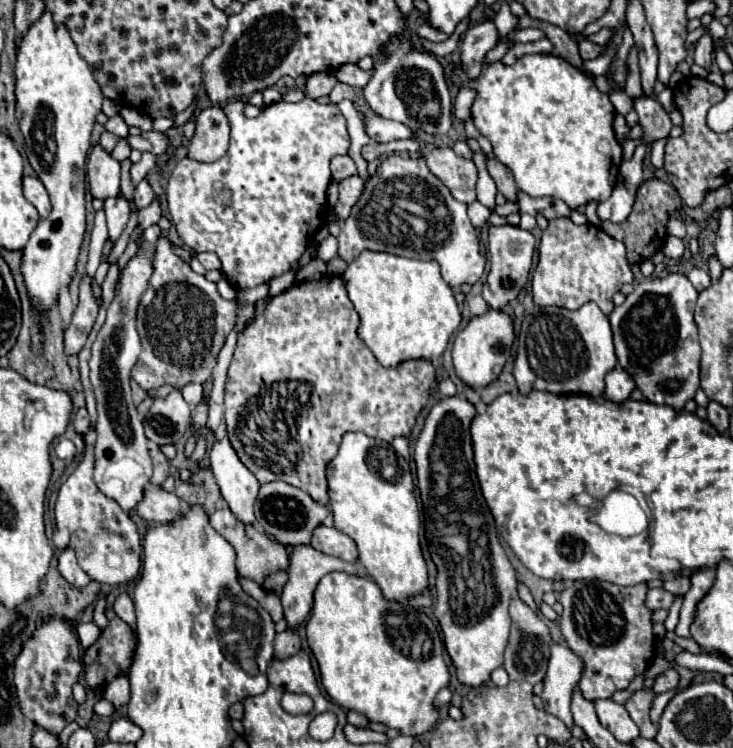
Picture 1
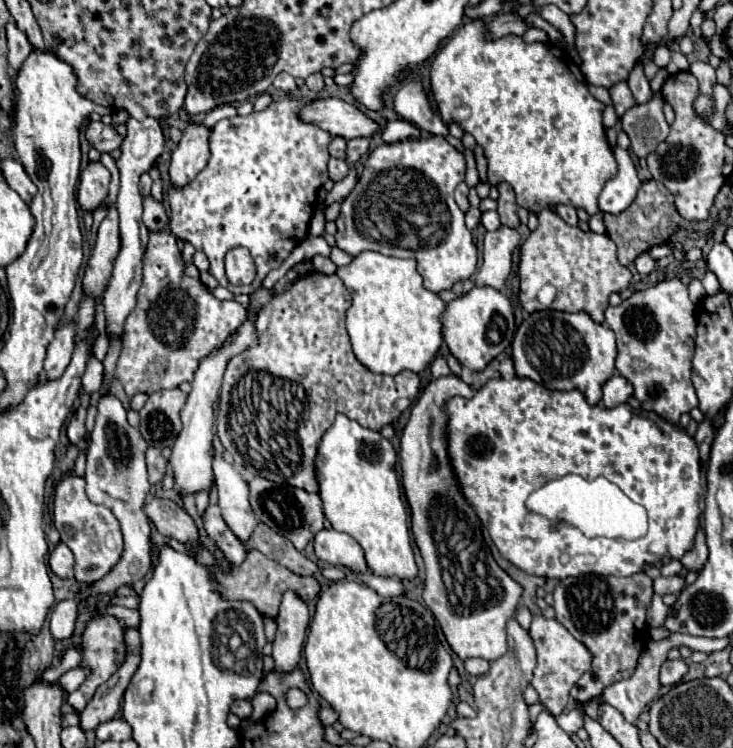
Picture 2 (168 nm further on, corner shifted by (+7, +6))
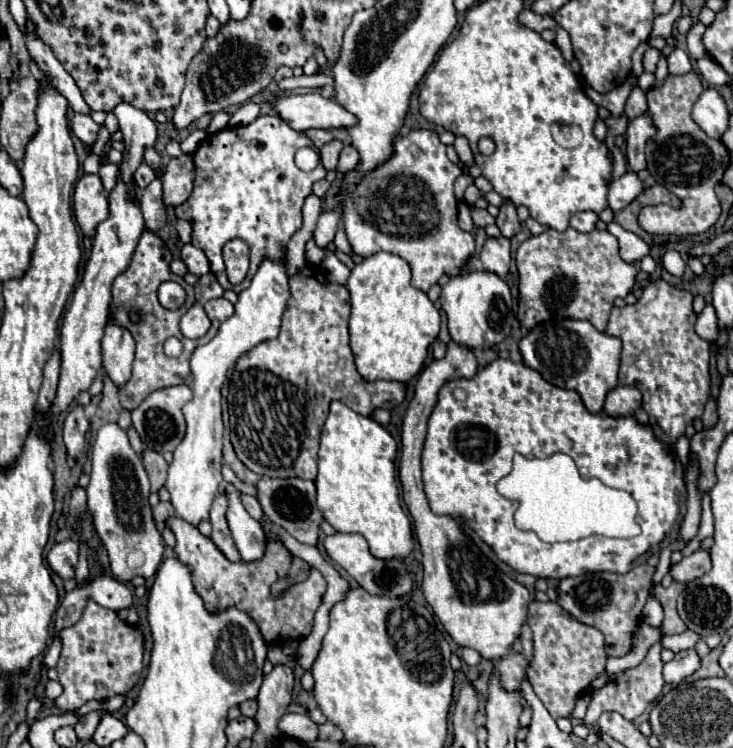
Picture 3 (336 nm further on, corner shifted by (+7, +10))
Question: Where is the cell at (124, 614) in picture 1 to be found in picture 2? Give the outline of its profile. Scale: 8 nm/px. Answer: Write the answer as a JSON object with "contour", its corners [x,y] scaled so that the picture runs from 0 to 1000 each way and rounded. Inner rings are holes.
{"contour":[[[171,841],[171,854],[173,854],[173,881],[154,900],[154,905],[132,921],[130,932],[111,951],[108,972],[113,977],[132,975],[138,967],[154,961],[157,953],[165,948],[168,926],[171,926],[176,908],[181,905],[181,900],[187,897],[187,889],[190,889],[190,844],[187,841]]]}

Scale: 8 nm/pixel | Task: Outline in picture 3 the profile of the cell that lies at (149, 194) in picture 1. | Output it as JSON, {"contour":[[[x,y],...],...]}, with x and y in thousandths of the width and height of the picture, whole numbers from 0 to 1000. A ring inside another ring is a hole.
{"contour":[[[192,218],[190,221],[190,226],[184,229],[184,245],[187,245],[187,253],[190,253],[190,258],[206,245],[211,239],[211,231],[209,231],[209,226],[201,221],[201,218]]]}

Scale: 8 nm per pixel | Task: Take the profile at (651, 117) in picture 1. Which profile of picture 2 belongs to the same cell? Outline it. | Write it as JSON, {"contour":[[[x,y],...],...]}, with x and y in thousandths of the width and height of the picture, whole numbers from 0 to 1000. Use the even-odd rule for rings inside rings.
{"contour":[[[894,124],[885,138],[861,143],[850,154],[847,167],[861,186],[861,202],[869,210],[883,210],[913,180],[913,167],[905,156],[902,127]]]}

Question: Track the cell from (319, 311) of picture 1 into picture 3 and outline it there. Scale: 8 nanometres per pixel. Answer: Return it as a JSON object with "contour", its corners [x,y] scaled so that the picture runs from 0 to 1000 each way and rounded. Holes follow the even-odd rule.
{"contour":[[[413,360],[394,373],[394,402],[386,418],[386,432],[378,456],[359,456],[340,472],[323,480],[321,496],[312,515],[312,571],[315,592],[326,616],[351,635],[362,638],[432,638],[432,600],[441,566],[449,552],[452,536],[465,536],[476,547],[509,557],[512,547],[536,549],[553,533],[553,512],[547,509],[498,509],[484,485],[482,469],[476,464],[476,416],[479,400],[476,386],[462,378],[446,376],[438,362]]]}

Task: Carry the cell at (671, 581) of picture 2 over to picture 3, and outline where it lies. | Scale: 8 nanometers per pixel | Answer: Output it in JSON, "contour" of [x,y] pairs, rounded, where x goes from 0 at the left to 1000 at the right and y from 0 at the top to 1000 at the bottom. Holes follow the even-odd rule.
{"contour":[[[948,737],[940,745],[932,745],[924,755],[915,758],[913,769],[918,771],[918,777],[926,779],[940,779],[956,769],[962,769],[970,761],[967,753],[967,737]]]}

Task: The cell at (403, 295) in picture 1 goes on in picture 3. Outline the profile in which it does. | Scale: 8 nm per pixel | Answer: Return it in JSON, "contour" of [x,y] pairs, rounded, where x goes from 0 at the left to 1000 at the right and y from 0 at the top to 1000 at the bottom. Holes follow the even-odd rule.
{"contour":[[[512,338],[498,344],[492,352],[484,352],[479,368],[473,373],[473,384],[479,392],[479,429],[476,429],[476,448],[479,448],[479,467],[484,472],[487,496],[501,509],[528,507],[528,509],[558,509],[563,507],[580,485],[585,461],[596,453],[602,421],[593,405],[583,397],[583,392],[566,386],[561,381],[561,357],[553,346],[536,338]]]}

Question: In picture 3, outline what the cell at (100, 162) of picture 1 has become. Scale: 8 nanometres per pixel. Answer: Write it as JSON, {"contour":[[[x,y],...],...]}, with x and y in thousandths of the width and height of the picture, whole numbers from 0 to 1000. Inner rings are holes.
{"contour":[[[113,234],[100,258],[102,293],[116,314],[127,314],[130,303],[149,290],[146,255],[141,253],[135,234]]]}

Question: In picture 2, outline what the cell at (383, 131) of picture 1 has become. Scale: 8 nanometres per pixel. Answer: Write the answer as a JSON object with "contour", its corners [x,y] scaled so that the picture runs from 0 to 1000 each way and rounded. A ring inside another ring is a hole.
{"contour":[[[430,132],[408,146],[405,154],[411,162],[422,162],[452,180],[462,180],[471,186],[482,183],[506,183],[517,175],[514,164],[509,164],[501,154],[495,154],[484,140],[471,138],[465,132]]]}

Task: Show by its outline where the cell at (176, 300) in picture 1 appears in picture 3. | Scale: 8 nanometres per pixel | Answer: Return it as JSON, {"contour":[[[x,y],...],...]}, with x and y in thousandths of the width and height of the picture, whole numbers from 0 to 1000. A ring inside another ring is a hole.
{"contour":[[[198,306],[198,309],[192,311],[192,320],[190,320],[190,325],[187,325],[187,333],[184,333],[184,338],[181,338],[181,346],[179,346],[176,357],[173,357],[173,360],[157,373],[157,378],[154,378],[154,402],[151,402],[149,418],[151,418],[151,424],[154,424],[162,434],[173,437],[173,440],[181,445],[184,456],[187,456],[187,472],[184,472],[179,504],[176,504],[176,509],[173,509],[171,515],[165,515],[165,520],[162,520],[165,541],[168,541],[171,547],[176,547],[176,549],[184,547],[187,541],[192,541],[192,536],[195,536],[206,523],[222,520],[222,517],[233,517],[233,515],[247,515],[247,512],[255,507],[255,501],[258,501],[258,477],[261,477],[263,467],[271,464],[271,461],[277,461],[277,459],[282,459],[282,456],[288,456],[288,451],[296,445],[299,434],[302,434],[307,426],[312,426],[312,424],[318,421],[318,405],[312,405],[312,402],[304,400],[304,397],[302,397],[302,400],[288,400],[288,402],[280,408],[280,418],[282,418],[282,424],[288,426],[288,440],[280,445],[280,451],[266,453],[266,456],[250,451],[250,445],[247,445],[247,440],[244,440],[244,426],[247,426],[247,424],[252,421],[252,416],[263,408],[266,392],[263,392],[263,384],[261,384],[258,378],[252,378],[250,370],[241,370],[241,368],[233,365],[233,360],[231,360],[233,346],[236,346],[236,341],[233,341],[231,330],[228,330],[228,325],[225,325],[220,317],[214,317],[209,309],[201,309],[201,306]],[[225,376],[239,376],[239,378],[244,378],[244,381],[252,386],[255,402],[252,402],[250,410],[231,416],[231,413],[225,413],[225,410],[217,405],[217,400],[214,400],[214,386],[217,386],[217,381],[225,378]],[[179,418],[187,418],[187,421],[190,421],[187,432],[176,429],[176,421],[179,421]],[[228,451],[241,451],[241,453],[247,453],[247,459],[250,459],[250,472],[247,472],[241,480],[233,480],[233,477],[222,475],[222,456],[225,456]]]}

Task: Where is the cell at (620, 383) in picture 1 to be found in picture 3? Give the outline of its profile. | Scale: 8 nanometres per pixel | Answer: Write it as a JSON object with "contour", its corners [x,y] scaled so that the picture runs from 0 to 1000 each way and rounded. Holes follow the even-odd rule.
{"contour":[[[842,515],[828,525],[825,552],[828,555],[858,555],[874,541],[874,525],[866,515]]]}

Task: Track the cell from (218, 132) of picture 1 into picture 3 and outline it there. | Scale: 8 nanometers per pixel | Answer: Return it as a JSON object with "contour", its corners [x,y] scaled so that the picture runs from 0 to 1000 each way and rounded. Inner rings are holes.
{"contour":[[[247,205],[244,210],[233,210],[225,221],[222,242],[222,266],[225,274],[247,274],[263,258],[266,242],[266,221],[263,205]]]}

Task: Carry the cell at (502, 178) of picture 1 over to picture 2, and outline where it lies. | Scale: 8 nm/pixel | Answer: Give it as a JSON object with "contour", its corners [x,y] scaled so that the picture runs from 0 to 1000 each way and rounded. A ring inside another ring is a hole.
{"contour":[[[683,245],[681,250],[681,290],[683,290],[683,301],[692,301],[697,306],[708,303],[708,290],[705,290],[705,271],[703,271],[703,258],[694,247]]]}

